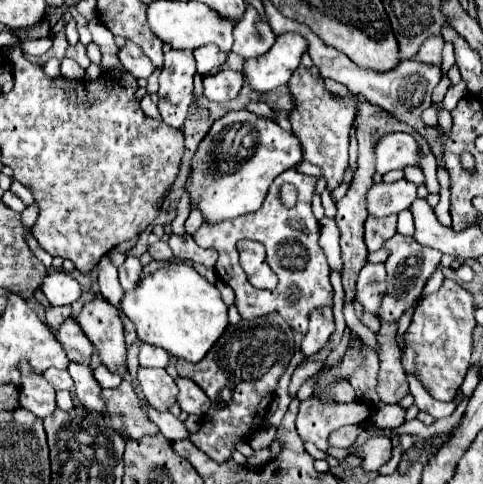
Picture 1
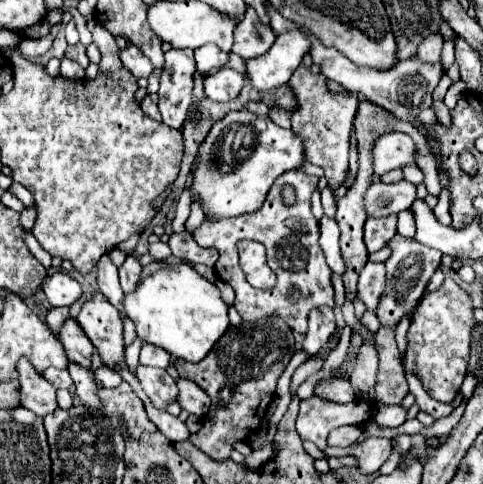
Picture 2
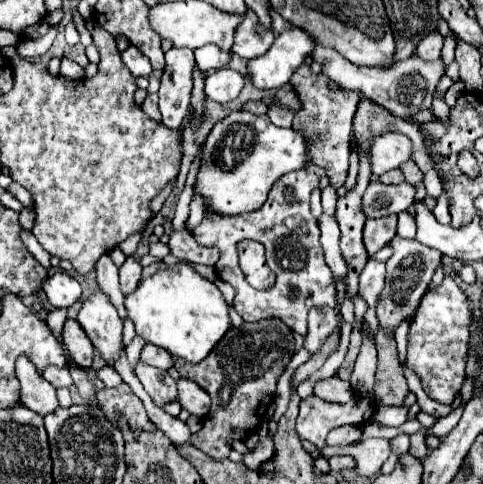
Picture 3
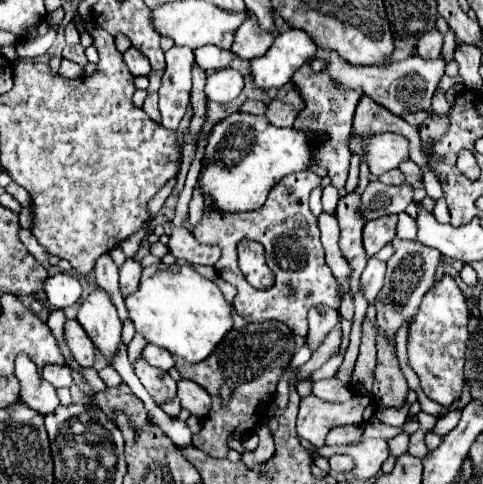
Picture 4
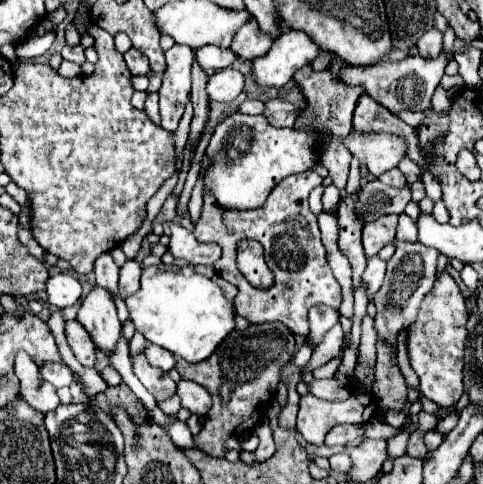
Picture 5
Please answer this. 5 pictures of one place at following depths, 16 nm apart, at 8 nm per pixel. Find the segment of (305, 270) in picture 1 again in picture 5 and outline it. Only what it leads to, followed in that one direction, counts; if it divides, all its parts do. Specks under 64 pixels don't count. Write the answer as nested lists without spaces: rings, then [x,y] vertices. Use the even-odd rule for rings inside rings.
[[[300,172],[296,176],[284,178],[268,196],[264,206],[254,210],[224,210],[218,206],[212,192],[204,192],[202,216],[194,224],[194,236],[200,242],[216,242],[222,246],[222,256],[216,264],[216,272],[228,282],[238,286],[238,296],[234,298],[236,312],[254,322],[280,322],[288,326],[294,334],[308,336],[308,310],[314,304],[326,304],[340,308],[340,284],[336,282],[328,260],[326,248],[320,240],[320,228],[316,216],[308,208],[308,194],[312,188],[322,184],[322,176],[312,172]],[[298,226],[302,230],[298,230]],[[242,238],[252,238],[264,246],[266,262],[274,272],[274,284],[270,288],[254,288],[244,280],[242,272],[236,268],[236,244]]]

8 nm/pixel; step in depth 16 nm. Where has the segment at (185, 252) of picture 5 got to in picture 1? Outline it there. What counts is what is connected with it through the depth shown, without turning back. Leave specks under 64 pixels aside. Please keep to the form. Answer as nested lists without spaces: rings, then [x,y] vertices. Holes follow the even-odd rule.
[[[172,234],[170,240],[168,240],[172,252],[176,258],[180,260],[192,260],[192,262],[202,262],[202,264],[208,264],[210,268],[216,264],[218,260],[218,252],[214,248],[210,250],[204,250],[200,248],[192,236],[184,234],[184,236],[178,236],[178,234]]]

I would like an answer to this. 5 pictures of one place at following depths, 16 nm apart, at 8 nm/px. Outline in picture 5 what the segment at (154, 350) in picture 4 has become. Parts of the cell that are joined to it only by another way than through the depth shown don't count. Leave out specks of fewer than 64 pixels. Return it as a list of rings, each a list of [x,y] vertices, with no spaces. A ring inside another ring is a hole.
[[[148,346],[148,360],[152,360],[152,364],[162,368],[164,372],[170,372],[174,368],[174,364],[176,364],[174,354],[160,348],[160,346]]]

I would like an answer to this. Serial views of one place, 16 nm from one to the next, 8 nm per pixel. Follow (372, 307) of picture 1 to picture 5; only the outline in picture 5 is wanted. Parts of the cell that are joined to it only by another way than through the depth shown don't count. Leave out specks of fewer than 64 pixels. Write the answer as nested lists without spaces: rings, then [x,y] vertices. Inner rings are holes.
[[[378,256],[368,258],[368,266],[364,272],[364,280],[368,284],[368,298],[372,300],[376,294],[376,288],[380,288],[380,282],[384,280],[384,272],[386,272],[386,262]]]

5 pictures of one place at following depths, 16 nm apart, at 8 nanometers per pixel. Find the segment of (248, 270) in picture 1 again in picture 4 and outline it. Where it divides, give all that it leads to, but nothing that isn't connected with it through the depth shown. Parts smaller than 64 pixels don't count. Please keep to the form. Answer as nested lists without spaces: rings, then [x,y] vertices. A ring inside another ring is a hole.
[[[242,240],[238,246],[238,268],[248,283],[256,289],[267,289],[274,284],[272,270],[266,266],[264,248],[254,240]]]

